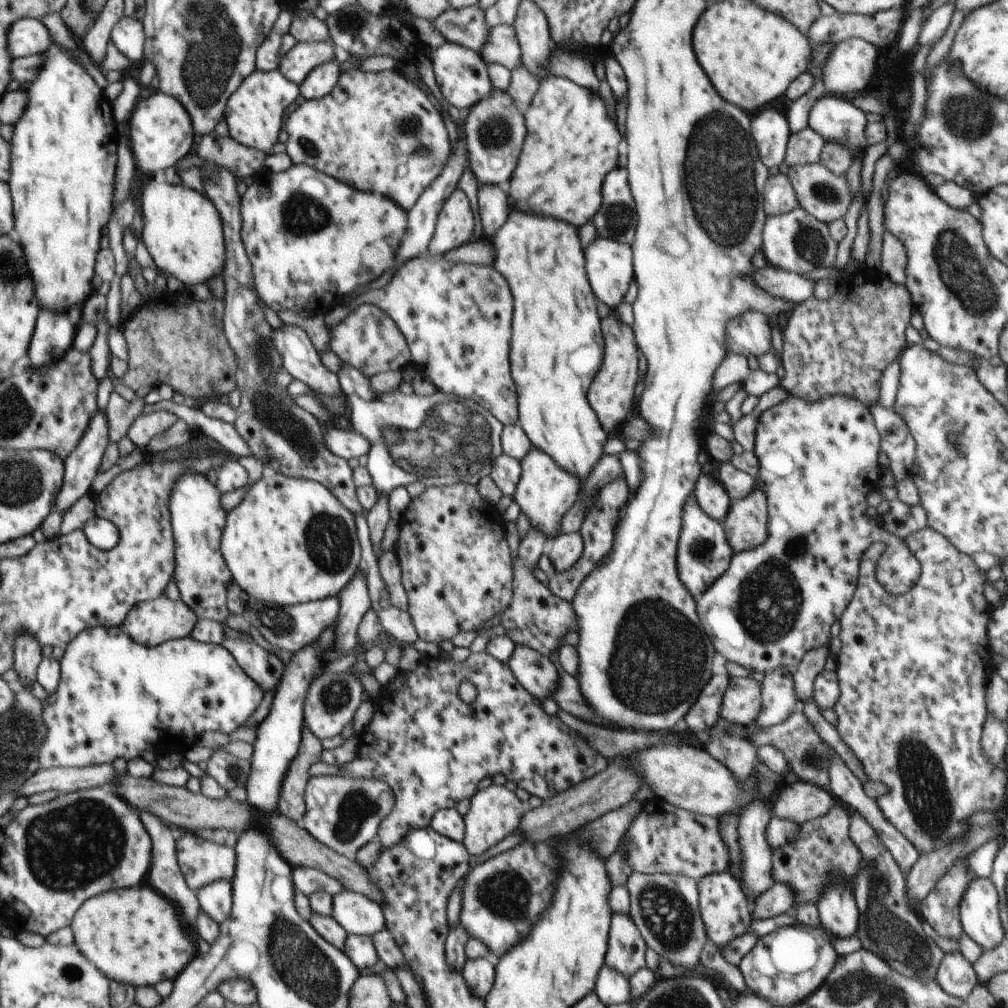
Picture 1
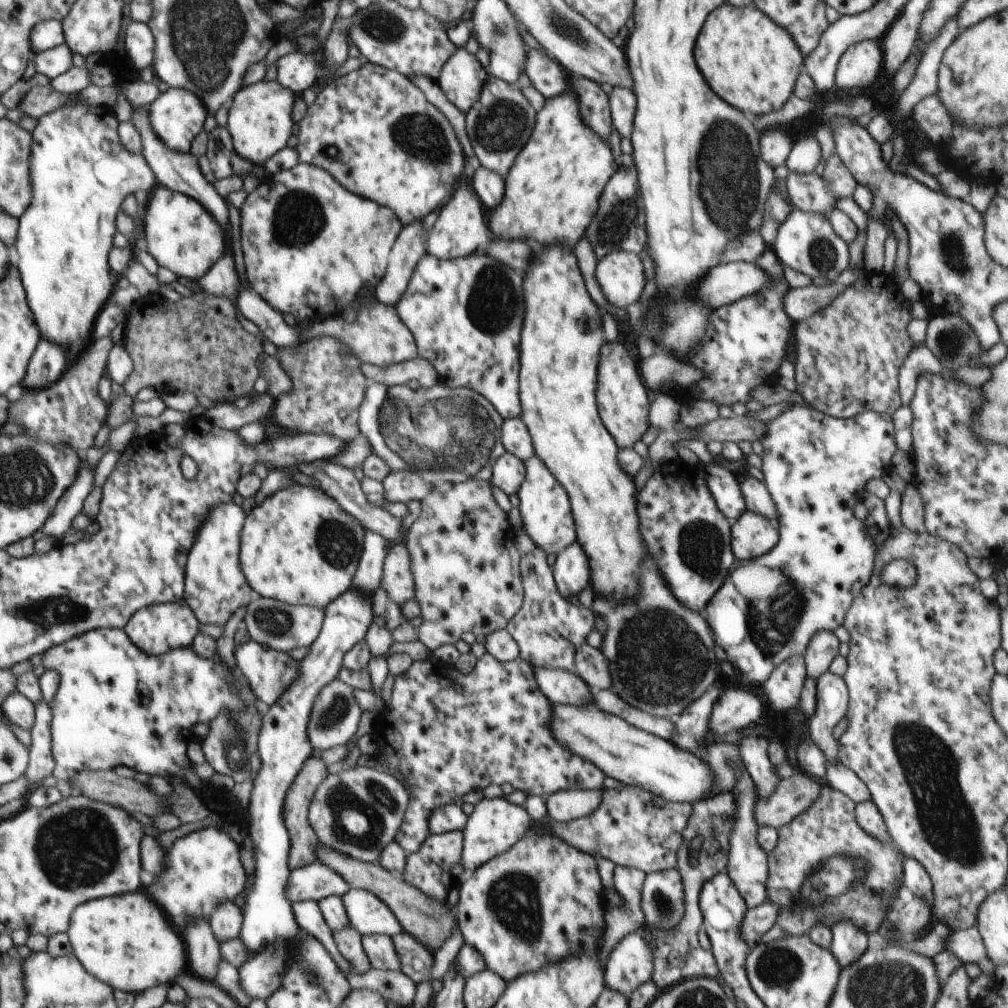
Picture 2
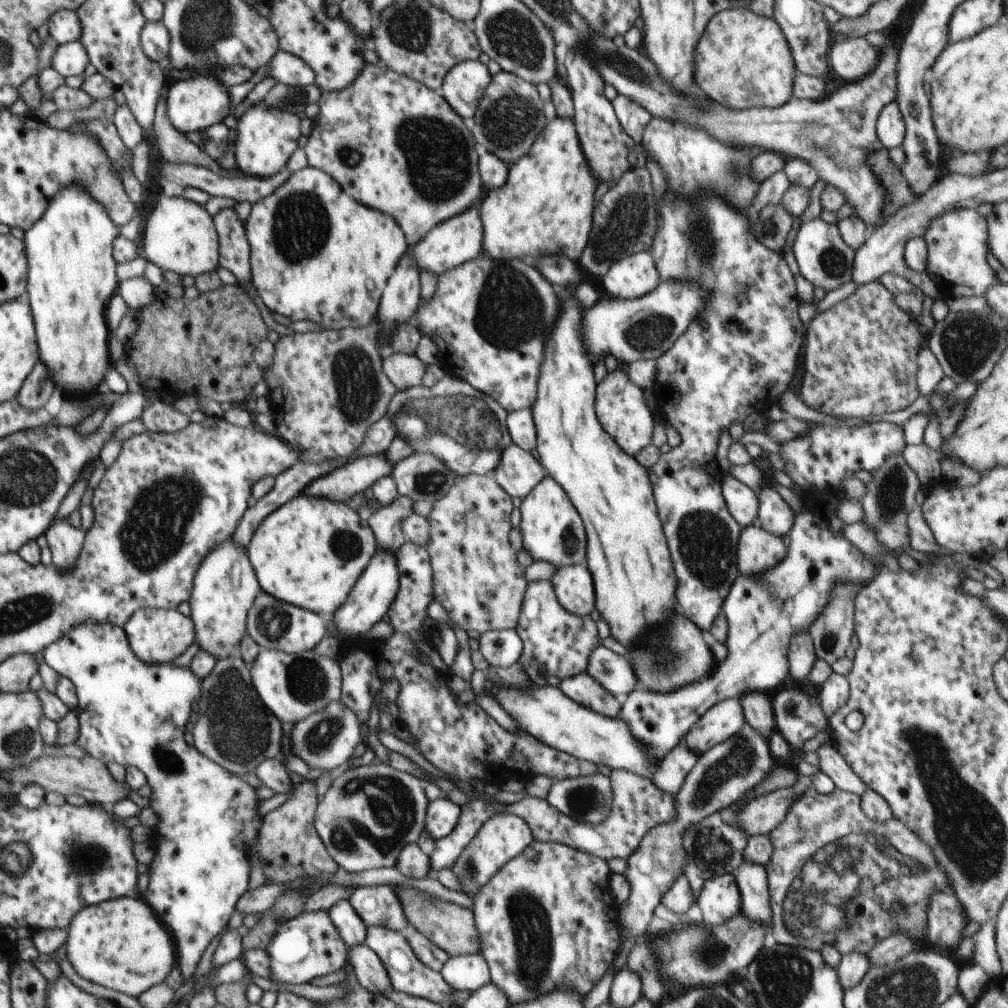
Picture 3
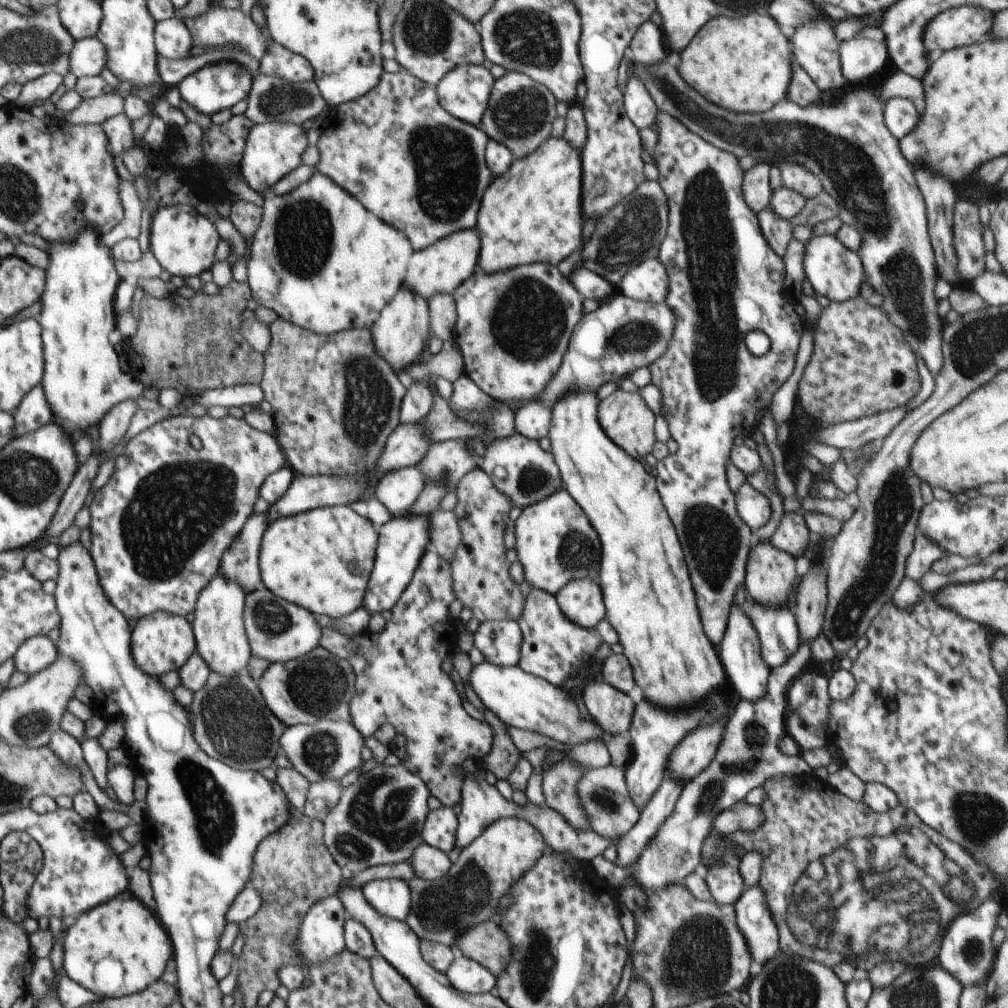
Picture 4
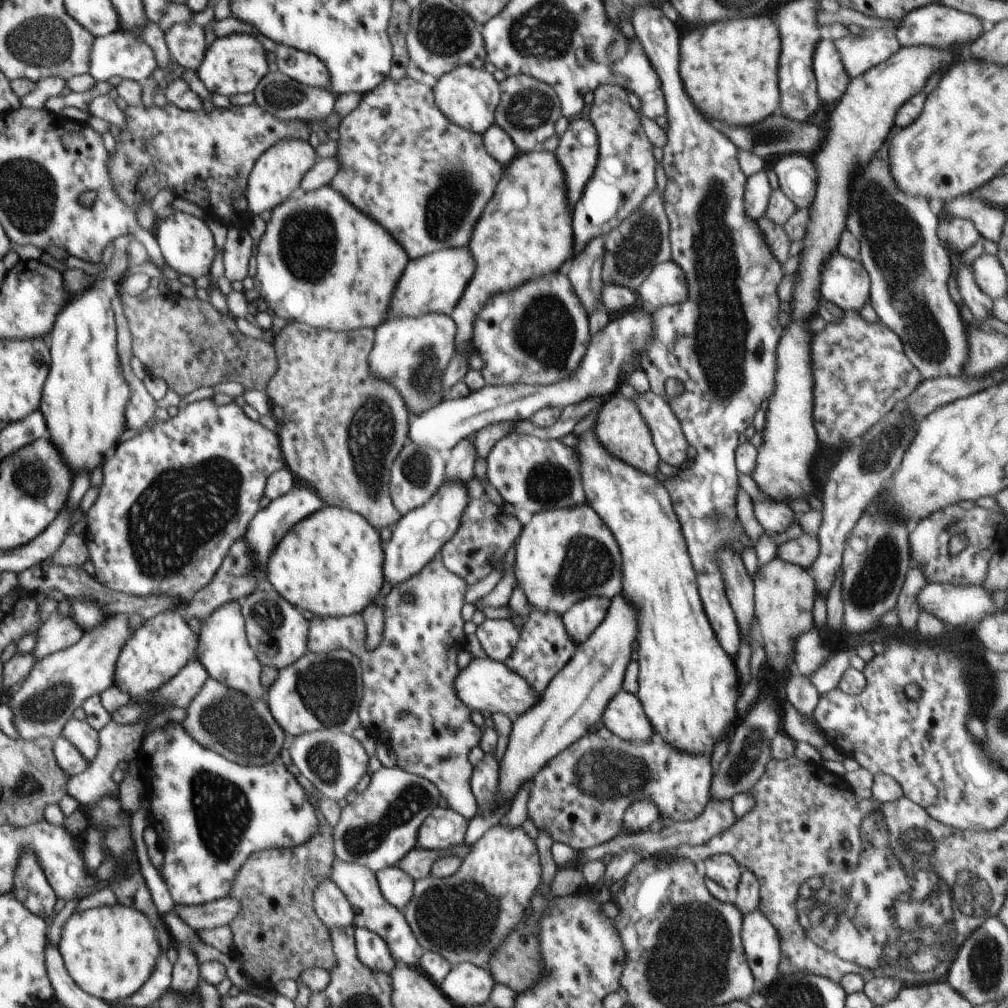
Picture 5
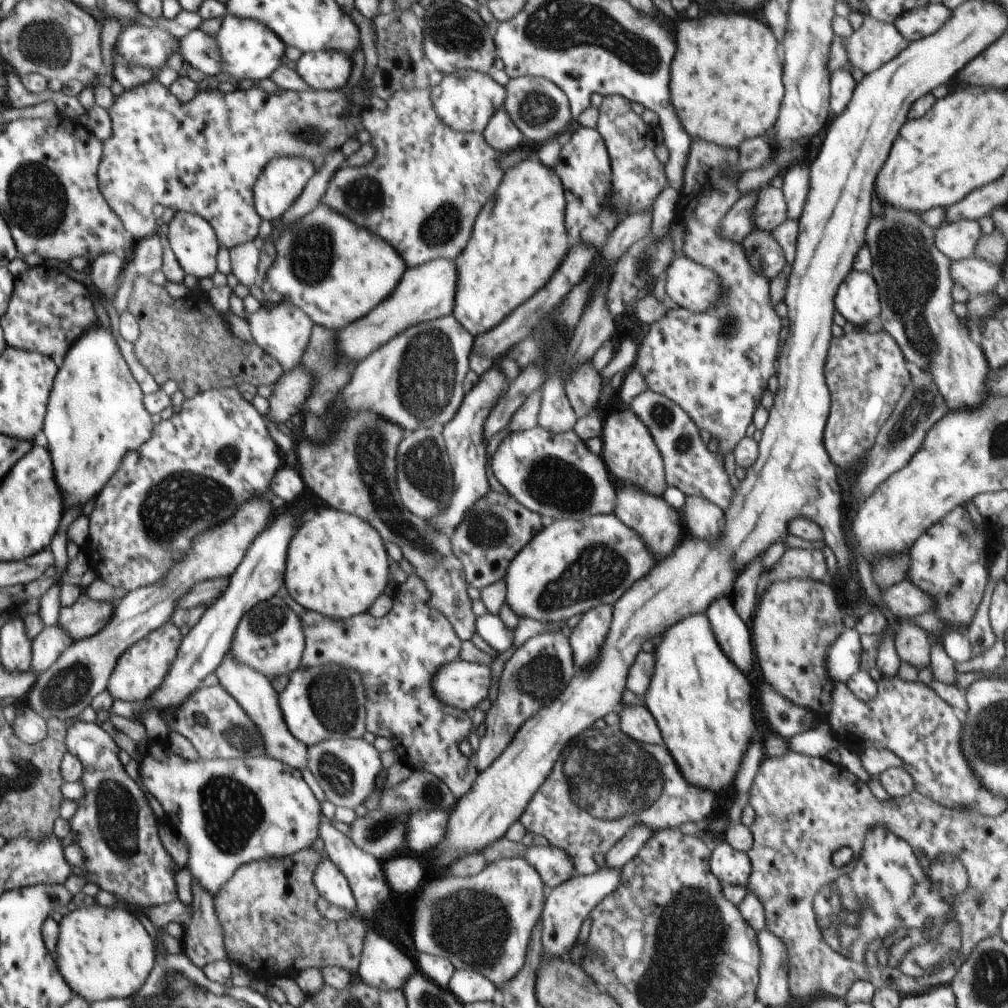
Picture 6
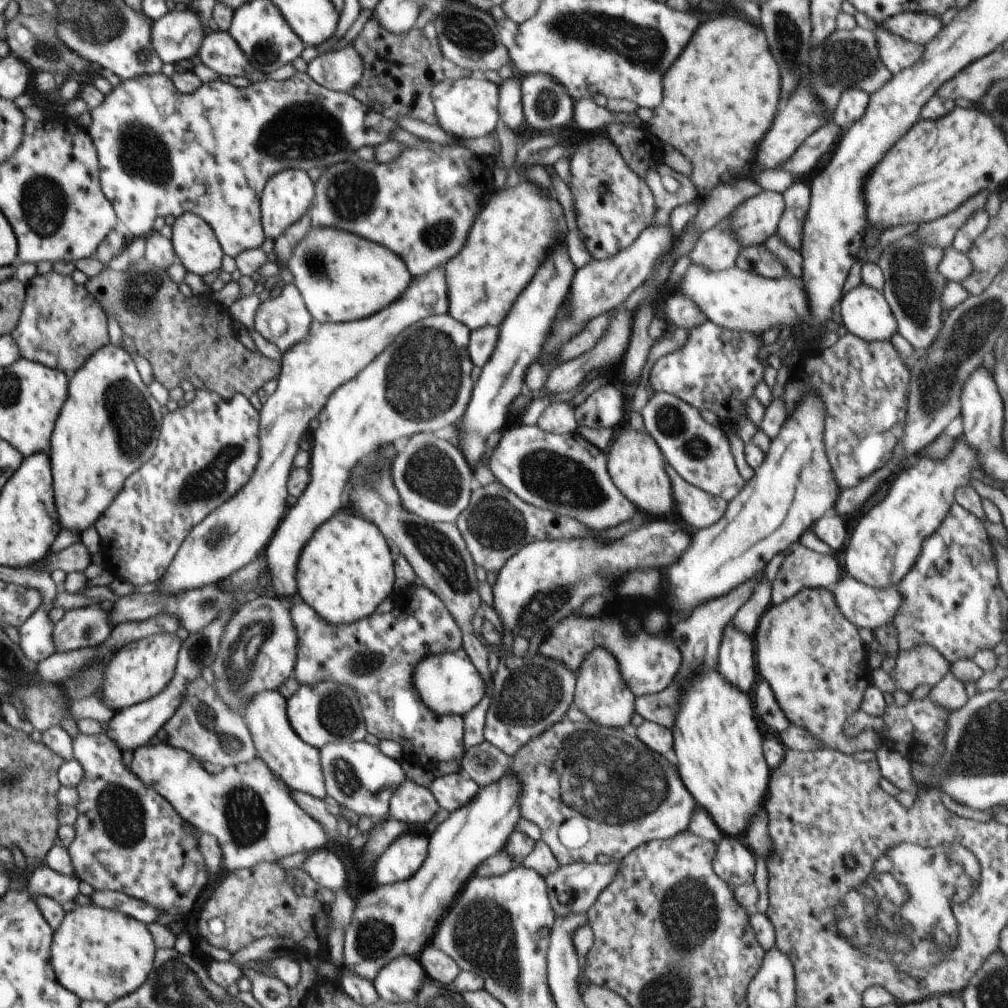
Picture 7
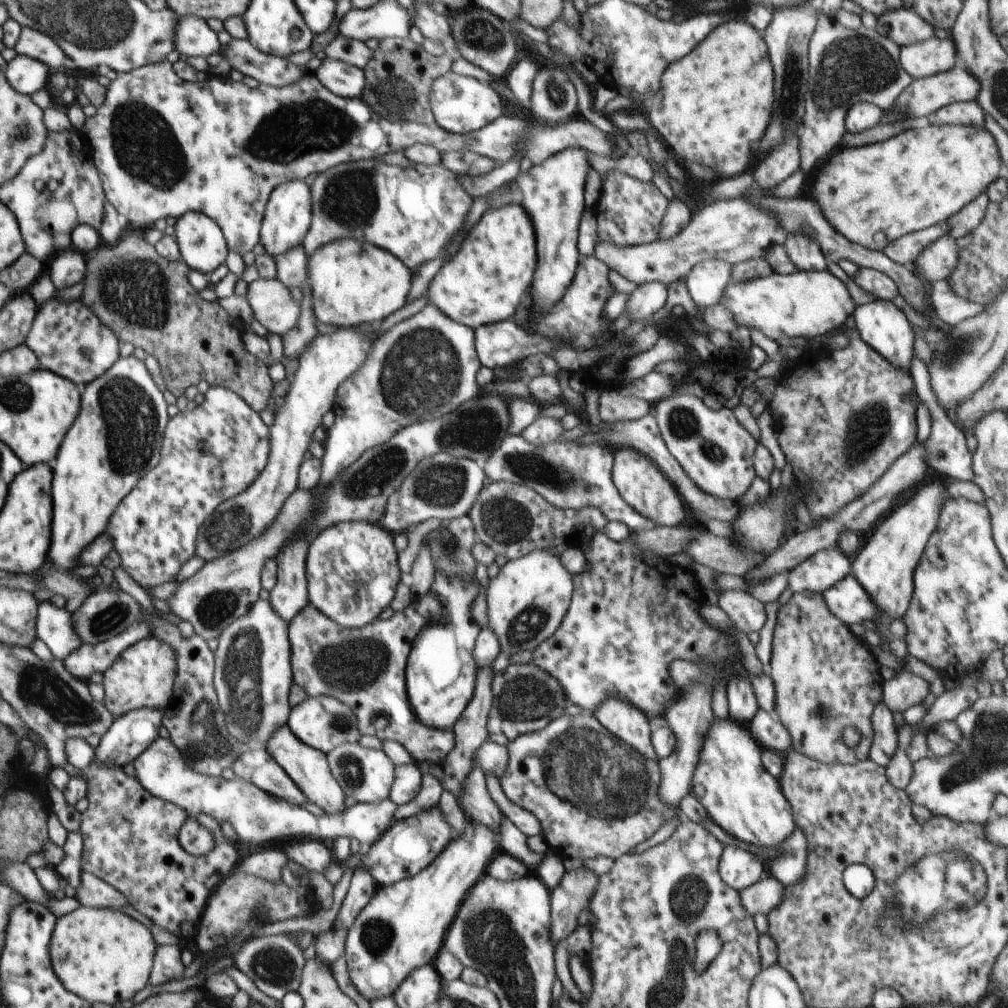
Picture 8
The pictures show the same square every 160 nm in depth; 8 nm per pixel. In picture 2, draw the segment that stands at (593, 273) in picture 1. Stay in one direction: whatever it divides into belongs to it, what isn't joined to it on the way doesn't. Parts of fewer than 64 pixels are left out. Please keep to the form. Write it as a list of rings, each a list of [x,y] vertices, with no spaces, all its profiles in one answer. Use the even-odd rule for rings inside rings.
[[[610,252],[598,261],[596,278],[606,302],[617,309],[638,302],[646,284],[642,260],[632,252]]]

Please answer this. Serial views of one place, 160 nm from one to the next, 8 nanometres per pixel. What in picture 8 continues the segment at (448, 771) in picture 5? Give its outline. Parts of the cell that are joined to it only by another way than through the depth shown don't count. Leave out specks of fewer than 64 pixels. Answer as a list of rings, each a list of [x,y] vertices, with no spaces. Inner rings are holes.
[[[429,591],[422,597],[413,599],[402,612],[394,612],[394,616],[388,620],[376,618],[362,628],[343,628],[309,603],[289,623],[293,683],[300,686],[309,696],[330,696],[354,708],[361,736],[376,736],[380,741],[398,742],[410,753],[416,764],[428,762],[442,766],[446,756],[456,746],[456,734],[453,728],[427,728],[426,724],[418,720],[406,693],[405,669],[413,641],[428,624],[442,622],[446,614],[448,612],[442,606],[442,602]]]

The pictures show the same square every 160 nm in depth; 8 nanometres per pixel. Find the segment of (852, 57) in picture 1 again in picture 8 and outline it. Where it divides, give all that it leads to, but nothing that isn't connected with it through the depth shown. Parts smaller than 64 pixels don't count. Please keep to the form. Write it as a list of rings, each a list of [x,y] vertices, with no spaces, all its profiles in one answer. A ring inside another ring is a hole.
[[[936,36],[931,37],[929,40],[918,42],[917,44],[910,44],[900,47],[900,64],[902,68],[908,72],[908,75],[912,80],[926,79],[936,74],[953,70],[954,64],[956,64],[957,49],[952,38],[946,38],[940,40]]]

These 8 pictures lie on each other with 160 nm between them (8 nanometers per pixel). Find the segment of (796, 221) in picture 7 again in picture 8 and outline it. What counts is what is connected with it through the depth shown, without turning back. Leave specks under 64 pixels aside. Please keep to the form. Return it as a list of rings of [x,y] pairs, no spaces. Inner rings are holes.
[[[788,234],[784,249],[792,264],[796,264],[798,271],[826,271],[827,260],[818,246],[816,240],[812,240],[806,234]]]

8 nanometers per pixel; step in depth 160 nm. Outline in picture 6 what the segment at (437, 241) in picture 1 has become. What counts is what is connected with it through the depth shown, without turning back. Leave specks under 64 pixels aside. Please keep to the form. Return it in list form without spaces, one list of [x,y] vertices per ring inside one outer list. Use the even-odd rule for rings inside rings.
[[[436,258],[416,268],[407,269],[394,293],[387,300],[367,316],[335,332],[340,356],[346,362],[360,362],[365,360],[370,352],[378,350],[382,344],[386,344],[410,326],[453,315],[456,286],[458,270],[454,260]]]

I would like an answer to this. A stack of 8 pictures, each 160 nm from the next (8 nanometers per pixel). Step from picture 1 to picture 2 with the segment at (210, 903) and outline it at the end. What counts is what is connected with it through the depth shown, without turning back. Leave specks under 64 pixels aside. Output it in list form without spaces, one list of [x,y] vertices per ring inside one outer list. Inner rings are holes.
[[[233,901],[222,903],[209,918],[209,925],[218,942],[232,941],[241,933],[243,914]]]

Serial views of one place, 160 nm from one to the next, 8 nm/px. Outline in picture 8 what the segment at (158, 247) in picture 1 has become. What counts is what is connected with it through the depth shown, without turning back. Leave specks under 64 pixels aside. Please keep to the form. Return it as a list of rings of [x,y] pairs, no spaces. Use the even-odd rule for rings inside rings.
[[[186,212],[174,226],[181,261],[190,269],[210,274],[225,263],[229,250],[220,226],[198,212]]]

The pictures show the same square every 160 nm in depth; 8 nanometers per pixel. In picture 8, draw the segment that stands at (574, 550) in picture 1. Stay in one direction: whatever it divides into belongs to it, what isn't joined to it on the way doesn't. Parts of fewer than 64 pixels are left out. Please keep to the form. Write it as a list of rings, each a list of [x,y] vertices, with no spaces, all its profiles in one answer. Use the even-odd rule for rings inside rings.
[[[624,698],[606,700],[602,706],[598,704],[598,712],[594,714],[599,725],[604,726],[611,734],[624,740],[628,746],[640,752],[644,758],[656,760],[656,752],[650,742],[650,724],[644,712],[626,702]]]

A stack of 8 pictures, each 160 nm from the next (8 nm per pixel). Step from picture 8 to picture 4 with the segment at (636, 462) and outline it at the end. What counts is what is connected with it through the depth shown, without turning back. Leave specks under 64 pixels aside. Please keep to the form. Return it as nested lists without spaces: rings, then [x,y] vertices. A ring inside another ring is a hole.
[[[616,389],[602,402],[598,403],[598,422],[606,436],[614,441],[627,455],[638,460],[653,452],[655,438],[655,415],[657,410],[648,406],[640,392],[625,392]]]

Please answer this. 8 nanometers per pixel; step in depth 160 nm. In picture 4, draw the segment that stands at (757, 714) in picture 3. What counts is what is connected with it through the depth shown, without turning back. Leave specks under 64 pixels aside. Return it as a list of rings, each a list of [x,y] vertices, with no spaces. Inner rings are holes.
[[[732,606],[732,610],[730,610],[728,630],[726,630],[726,636],[724,636],[722,644],[720,644],[720,660],[722,660],[722,664],[726,668],[726,676],[728,676],[730,684],[732,684],[732,688],[734,688],[734,692],[740,698],[754,700],[758,696],[764,696],[770,670],[768,670],[768,666],[766,666],[766,662],[762,660],[762,654],[760,654],[761,640],[758,631],[744,609],[744,606]]]

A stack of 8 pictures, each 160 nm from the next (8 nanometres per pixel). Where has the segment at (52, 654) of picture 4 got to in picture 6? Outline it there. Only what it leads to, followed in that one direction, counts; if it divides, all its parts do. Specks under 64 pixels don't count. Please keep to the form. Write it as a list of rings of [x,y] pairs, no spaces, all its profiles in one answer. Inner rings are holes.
[[[82,592],[74,605],[60,608],[58,624],[68,632],[72,640],[89,638],[108,624],[114,608],[114,603],[91,600]]]

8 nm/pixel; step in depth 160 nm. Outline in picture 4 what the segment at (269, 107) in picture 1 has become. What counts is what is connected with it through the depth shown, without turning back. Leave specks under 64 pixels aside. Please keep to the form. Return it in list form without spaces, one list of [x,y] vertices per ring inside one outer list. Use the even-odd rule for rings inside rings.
[[[271,122],[256,124],[248,135],[245,151],[239,164],[240,176],[256,193],[264,195],[286,175],[302,165],[301,154],[308,144],[307,132],[300,125]]]

